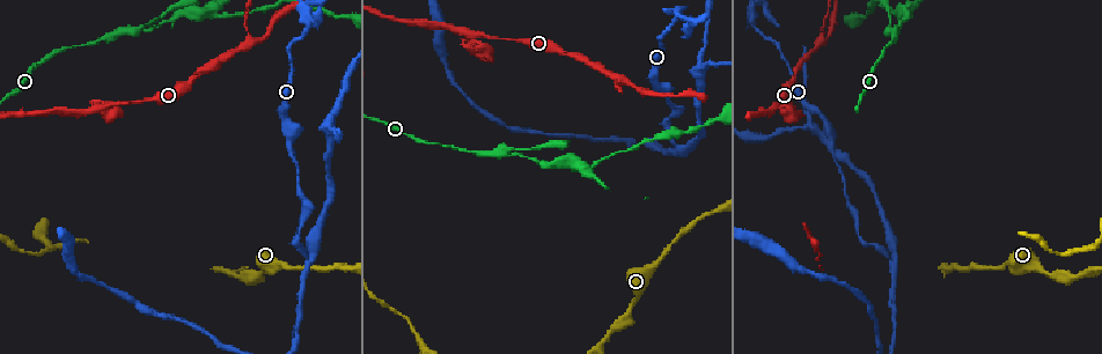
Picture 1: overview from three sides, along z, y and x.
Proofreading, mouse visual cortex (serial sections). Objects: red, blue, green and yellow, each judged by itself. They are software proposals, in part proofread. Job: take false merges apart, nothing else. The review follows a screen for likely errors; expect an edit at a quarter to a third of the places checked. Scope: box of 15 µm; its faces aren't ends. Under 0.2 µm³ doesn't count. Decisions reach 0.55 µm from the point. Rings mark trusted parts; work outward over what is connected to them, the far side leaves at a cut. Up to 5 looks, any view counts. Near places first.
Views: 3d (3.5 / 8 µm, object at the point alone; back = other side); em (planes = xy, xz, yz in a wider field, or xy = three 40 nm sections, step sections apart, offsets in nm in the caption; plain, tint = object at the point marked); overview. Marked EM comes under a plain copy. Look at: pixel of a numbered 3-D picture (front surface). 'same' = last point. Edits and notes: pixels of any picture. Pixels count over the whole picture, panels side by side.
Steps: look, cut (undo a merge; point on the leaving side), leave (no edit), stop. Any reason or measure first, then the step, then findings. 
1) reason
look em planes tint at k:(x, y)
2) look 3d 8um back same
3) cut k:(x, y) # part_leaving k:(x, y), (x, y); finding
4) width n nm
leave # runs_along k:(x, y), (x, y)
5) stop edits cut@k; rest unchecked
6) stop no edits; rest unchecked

abrupt turn
look 3d 8um at 1:(860, 238)

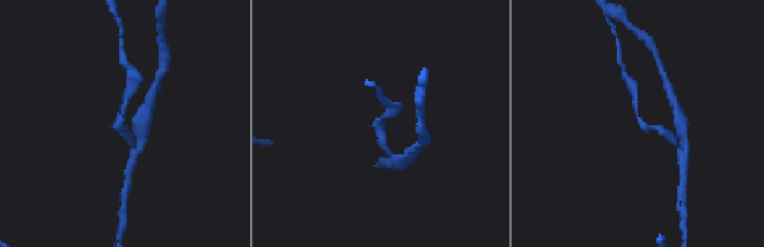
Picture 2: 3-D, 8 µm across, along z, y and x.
look 3d 3.5um at 2:(639, 118)

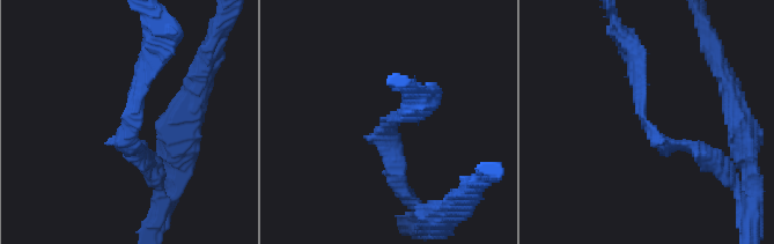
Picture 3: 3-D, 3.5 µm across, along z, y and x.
leave # all the same cell

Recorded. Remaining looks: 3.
a fork
look 3d 3.5um at 1:(819, 41)

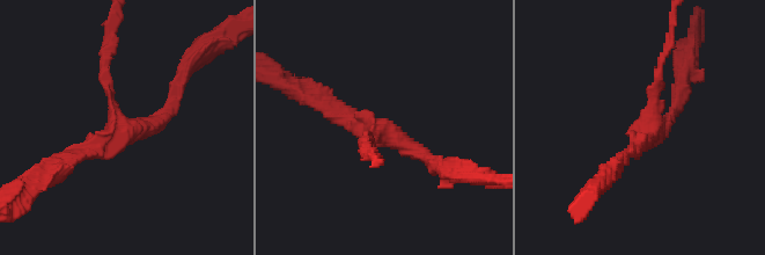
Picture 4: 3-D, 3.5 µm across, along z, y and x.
look em xy step 1 tint at 4:(647, 132)

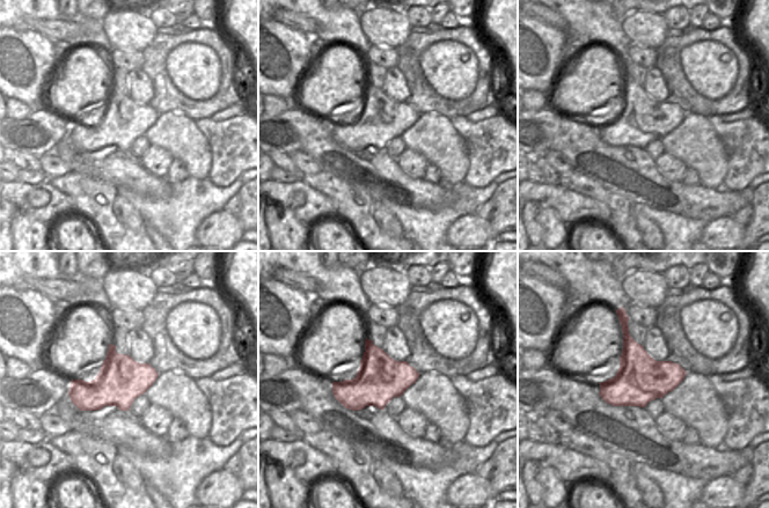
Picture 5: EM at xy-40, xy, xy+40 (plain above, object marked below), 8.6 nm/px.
another direction
look em xy step 2 tint same

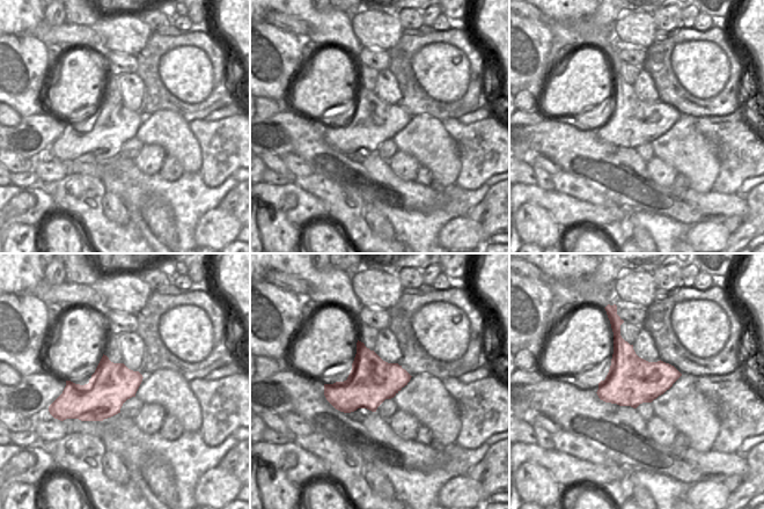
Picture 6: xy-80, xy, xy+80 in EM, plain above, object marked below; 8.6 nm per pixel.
arm_widths 100, 150, 200 nm
leave # runs_along 4:(60, 162), (155, 123), (174, 95); all the same cell

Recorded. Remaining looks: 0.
stop no edits; rest unchecked

